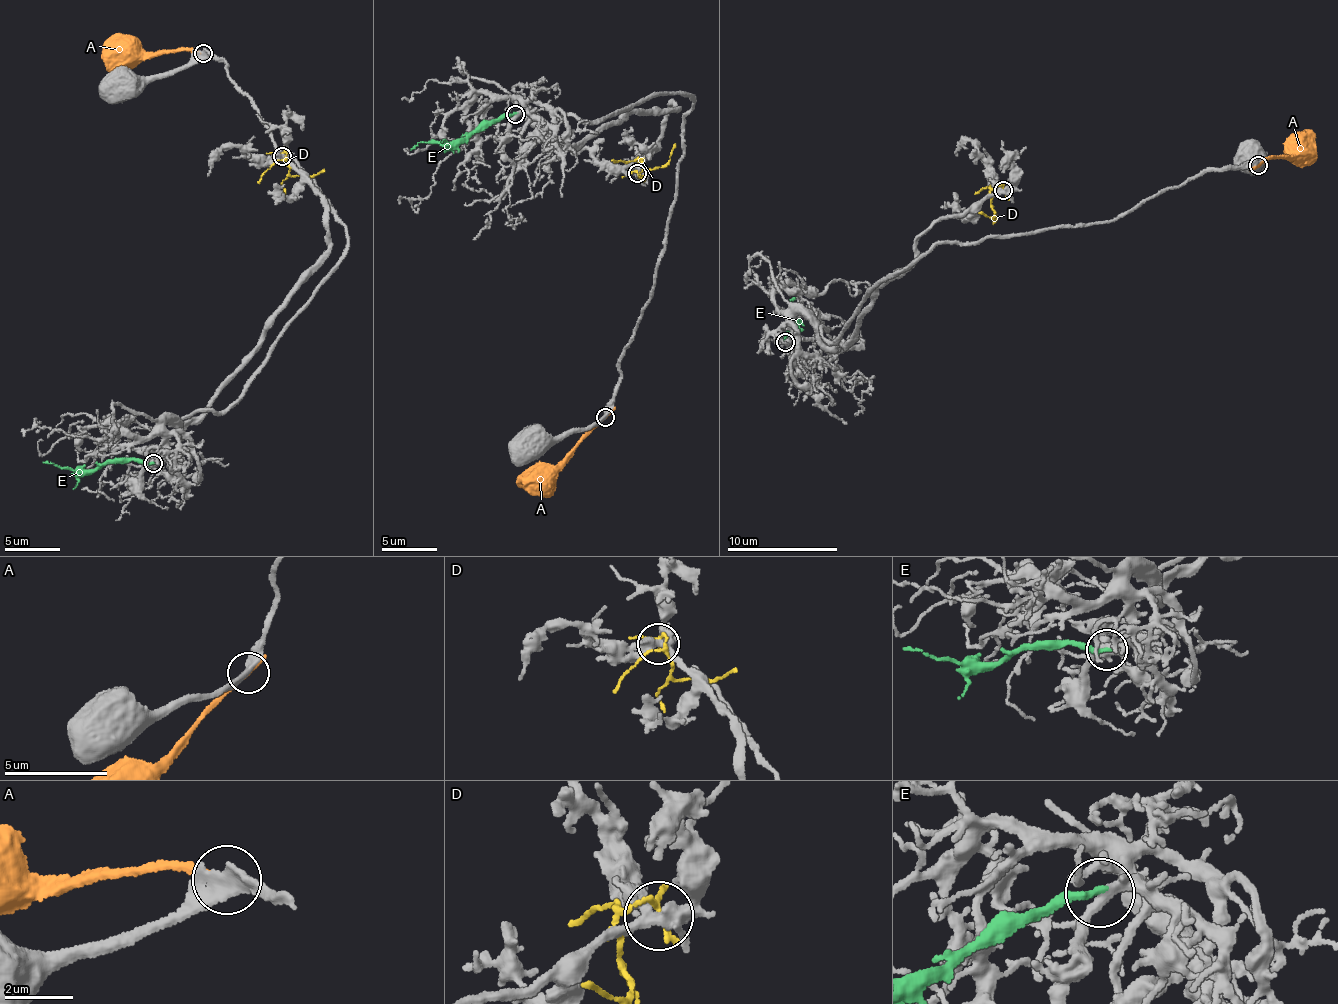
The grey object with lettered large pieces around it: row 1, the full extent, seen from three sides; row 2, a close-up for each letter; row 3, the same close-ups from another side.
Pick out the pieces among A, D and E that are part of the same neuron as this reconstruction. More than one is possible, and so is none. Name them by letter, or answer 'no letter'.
E

